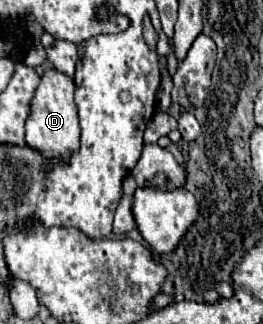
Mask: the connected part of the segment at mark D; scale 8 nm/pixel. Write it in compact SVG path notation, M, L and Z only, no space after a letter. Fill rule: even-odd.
M51 68L41 74L41 82L35 90L31 112L25 122L25 142L39 150L51 164L57 162L57 158L67 158L71 152L75 152L79 146L79 120L77 120L77 108L73 102L73 90L75 84L67 74L61 74L59 70Z

